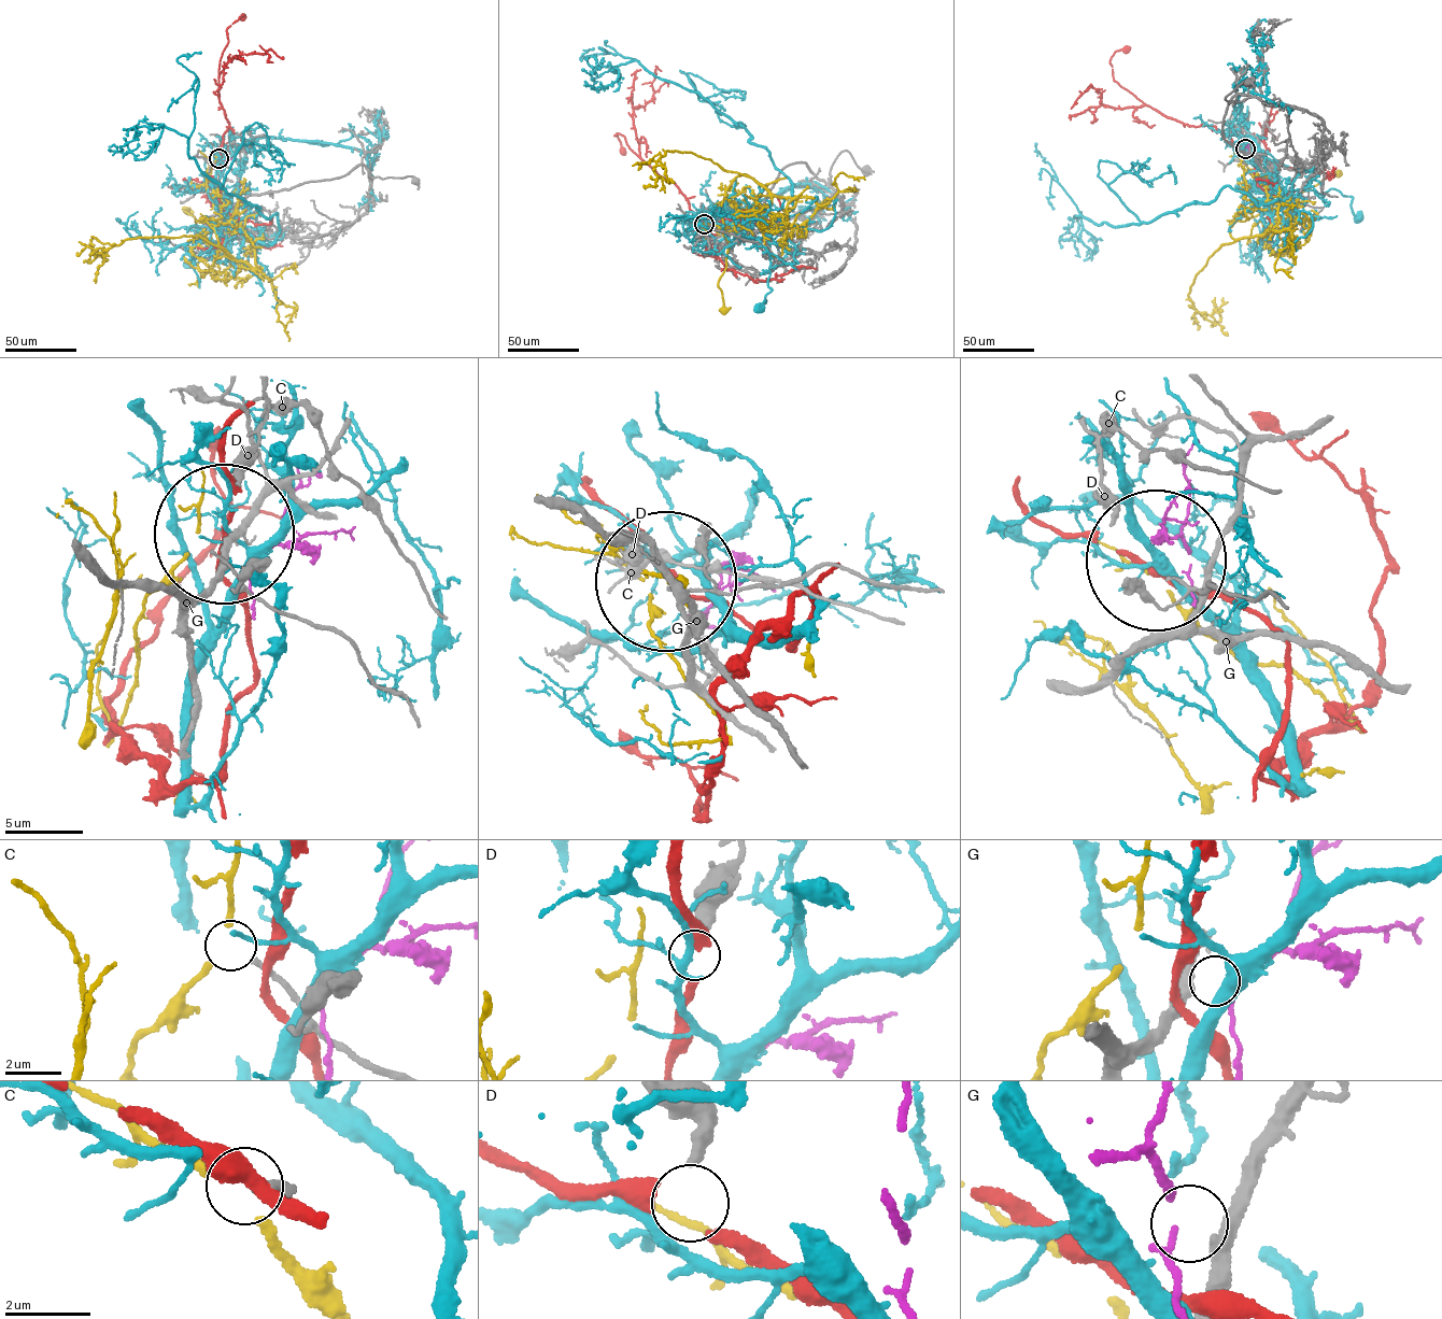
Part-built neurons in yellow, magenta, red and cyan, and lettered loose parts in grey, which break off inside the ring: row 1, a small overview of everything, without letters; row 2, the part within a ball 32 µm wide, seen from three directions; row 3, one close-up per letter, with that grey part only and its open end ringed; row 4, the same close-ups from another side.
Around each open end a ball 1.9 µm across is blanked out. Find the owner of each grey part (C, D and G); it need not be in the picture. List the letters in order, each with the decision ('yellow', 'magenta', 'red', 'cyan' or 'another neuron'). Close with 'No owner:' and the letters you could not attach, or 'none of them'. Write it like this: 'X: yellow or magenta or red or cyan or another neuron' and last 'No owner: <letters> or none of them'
C: another neuron
D: another neuron
G: magenta
No owner: C, D

